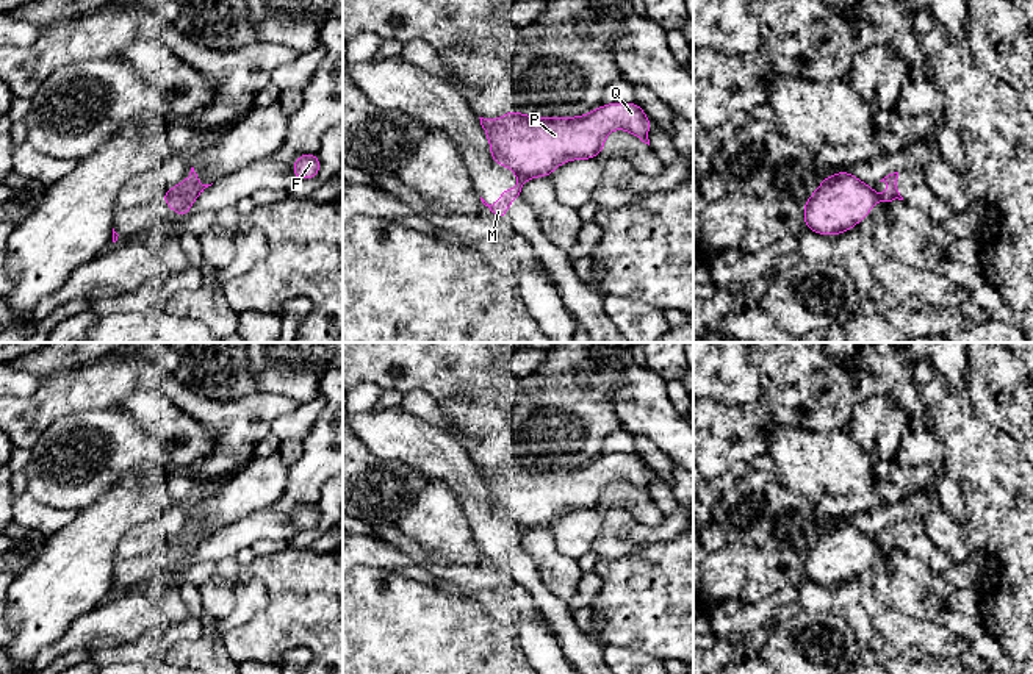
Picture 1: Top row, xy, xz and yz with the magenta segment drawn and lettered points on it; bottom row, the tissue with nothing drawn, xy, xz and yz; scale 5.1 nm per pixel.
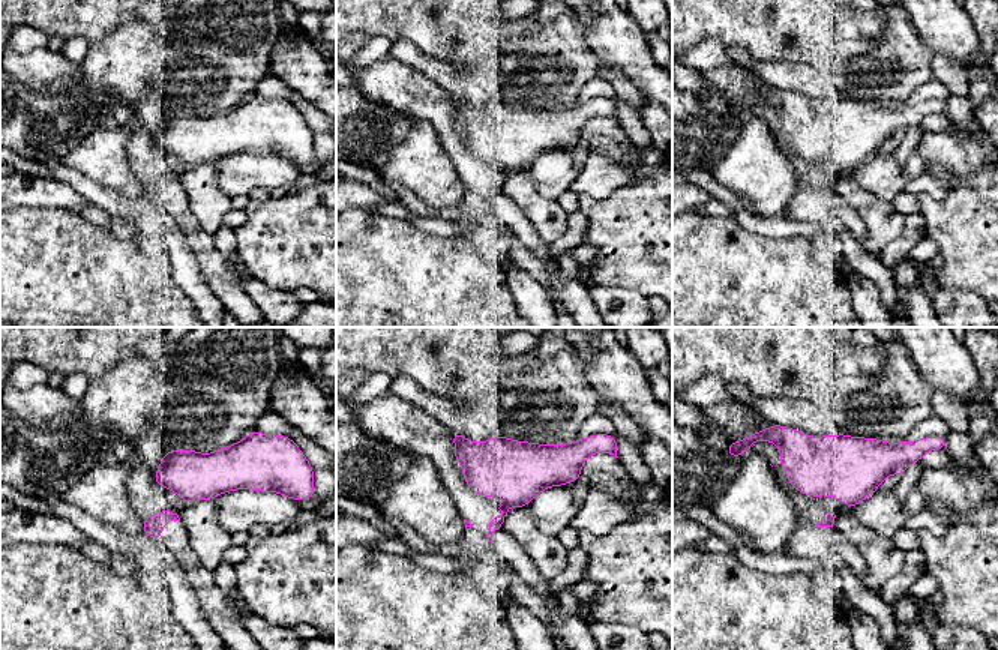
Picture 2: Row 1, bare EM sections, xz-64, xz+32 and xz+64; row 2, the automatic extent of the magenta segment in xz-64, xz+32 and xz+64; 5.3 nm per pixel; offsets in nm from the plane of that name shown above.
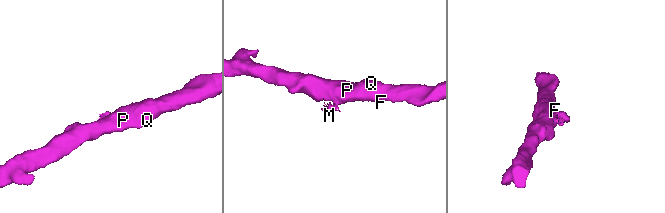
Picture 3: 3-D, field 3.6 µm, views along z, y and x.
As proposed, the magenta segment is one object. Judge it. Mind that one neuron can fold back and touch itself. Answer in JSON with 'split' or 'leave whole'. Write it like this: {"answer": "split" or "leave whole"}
{"answer": "split"}

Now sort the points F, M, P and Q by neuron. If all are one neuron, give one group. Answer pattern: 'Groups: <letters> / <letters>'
Groups: F P Q / M

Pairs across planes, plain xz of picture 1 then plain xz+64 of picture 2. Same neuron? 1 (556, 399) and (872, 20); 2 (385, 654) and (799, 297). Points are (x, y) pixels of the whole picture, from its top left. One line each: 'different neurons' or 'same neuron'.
1: different neurons
2: same neuron

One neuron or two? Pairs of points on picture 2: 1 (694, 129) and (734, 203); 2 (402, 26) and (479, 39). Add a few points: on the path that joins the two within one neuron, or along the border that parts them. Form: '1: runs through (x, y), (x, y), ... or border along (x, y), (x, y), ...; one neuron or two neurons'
1: border along (688, 167), (710, 171); two neurons
2: runs through (422, 26), (459, 26); one neuron

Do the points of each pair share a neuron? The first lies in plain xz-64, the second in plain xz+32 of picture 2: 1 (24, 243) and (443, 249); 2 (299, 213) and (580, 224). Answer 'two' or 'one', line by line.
1: one
2: two

